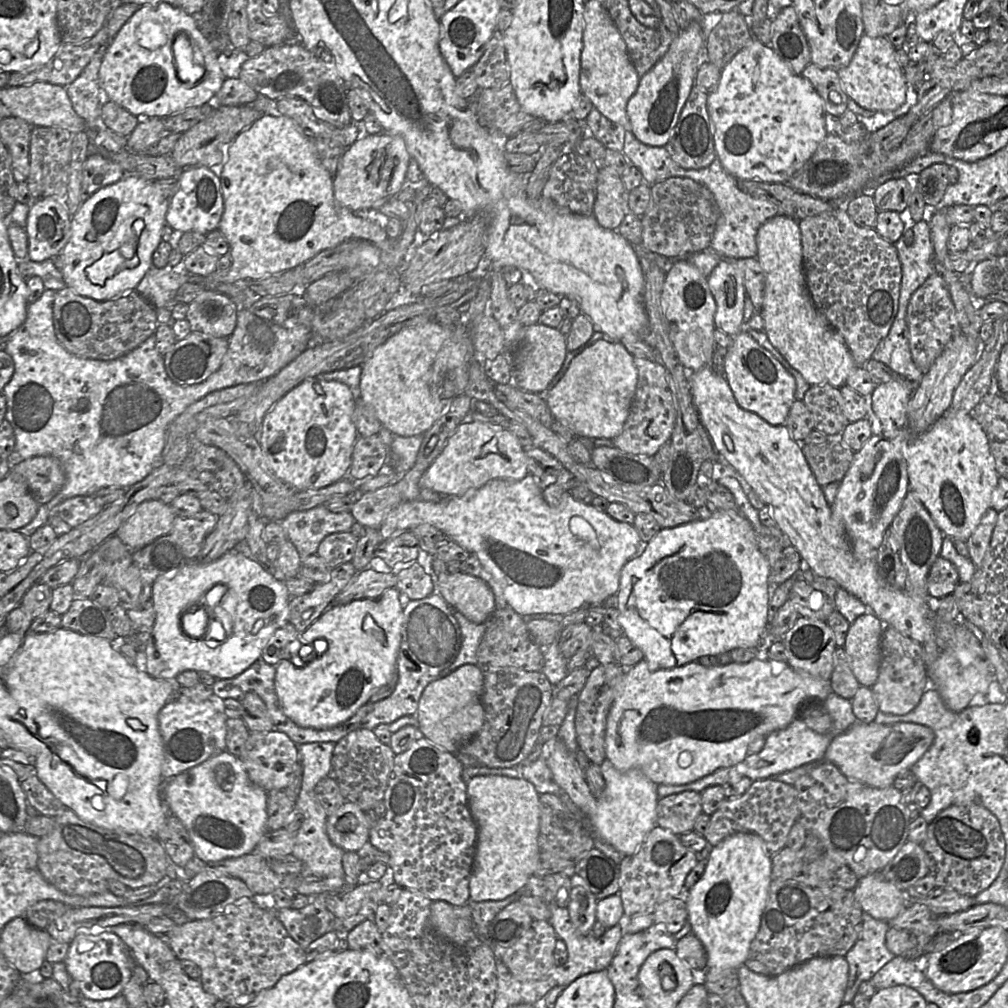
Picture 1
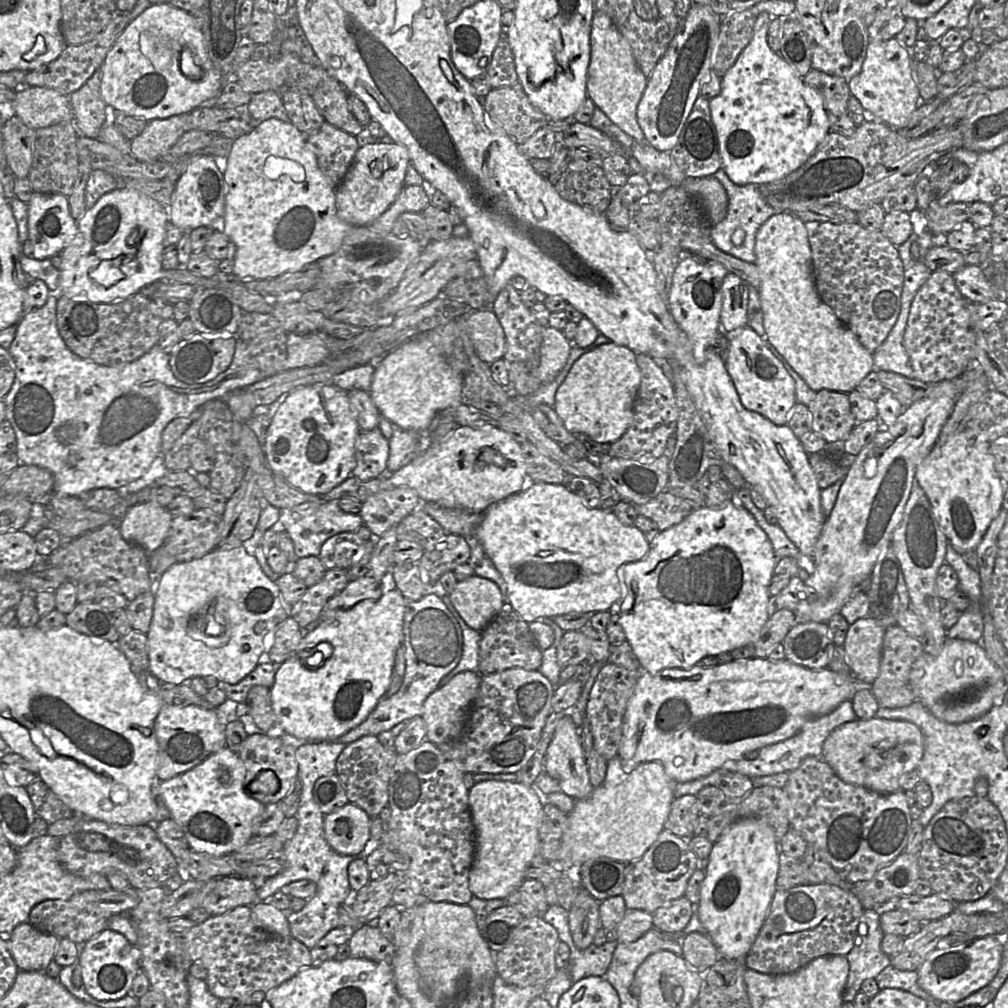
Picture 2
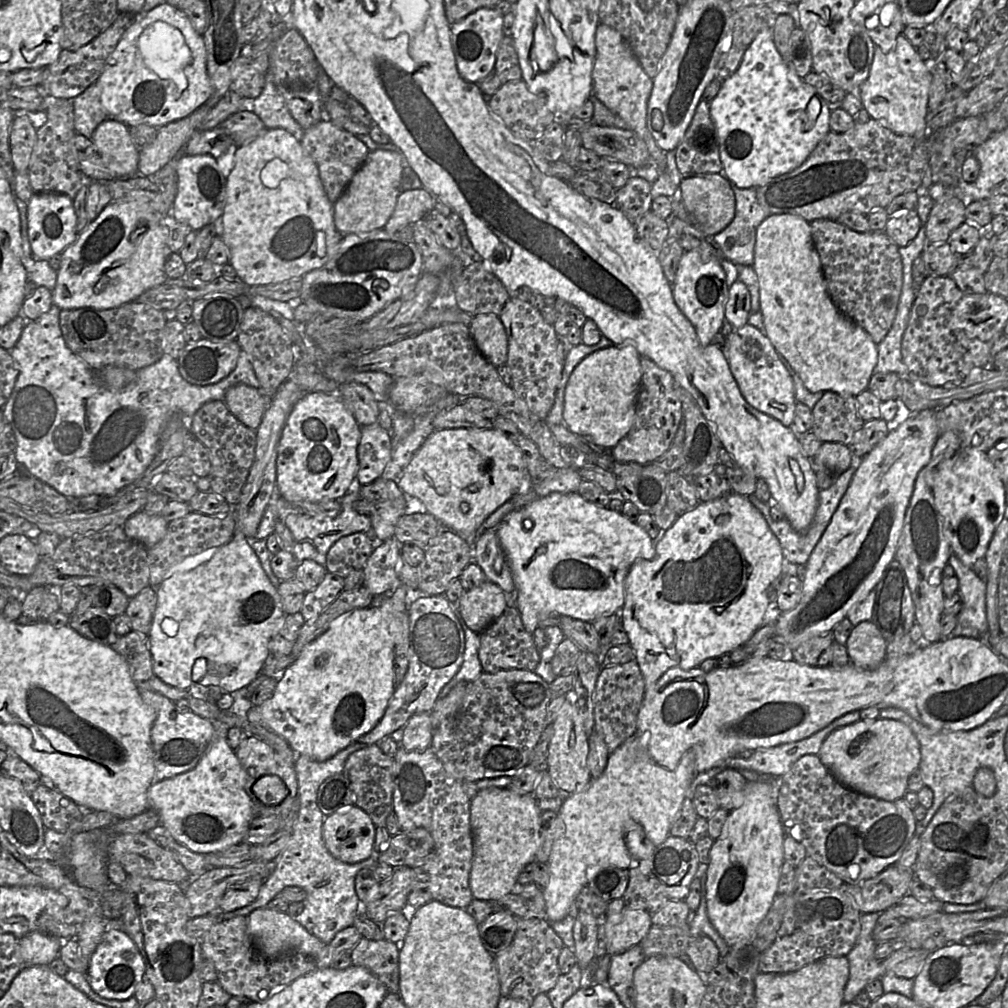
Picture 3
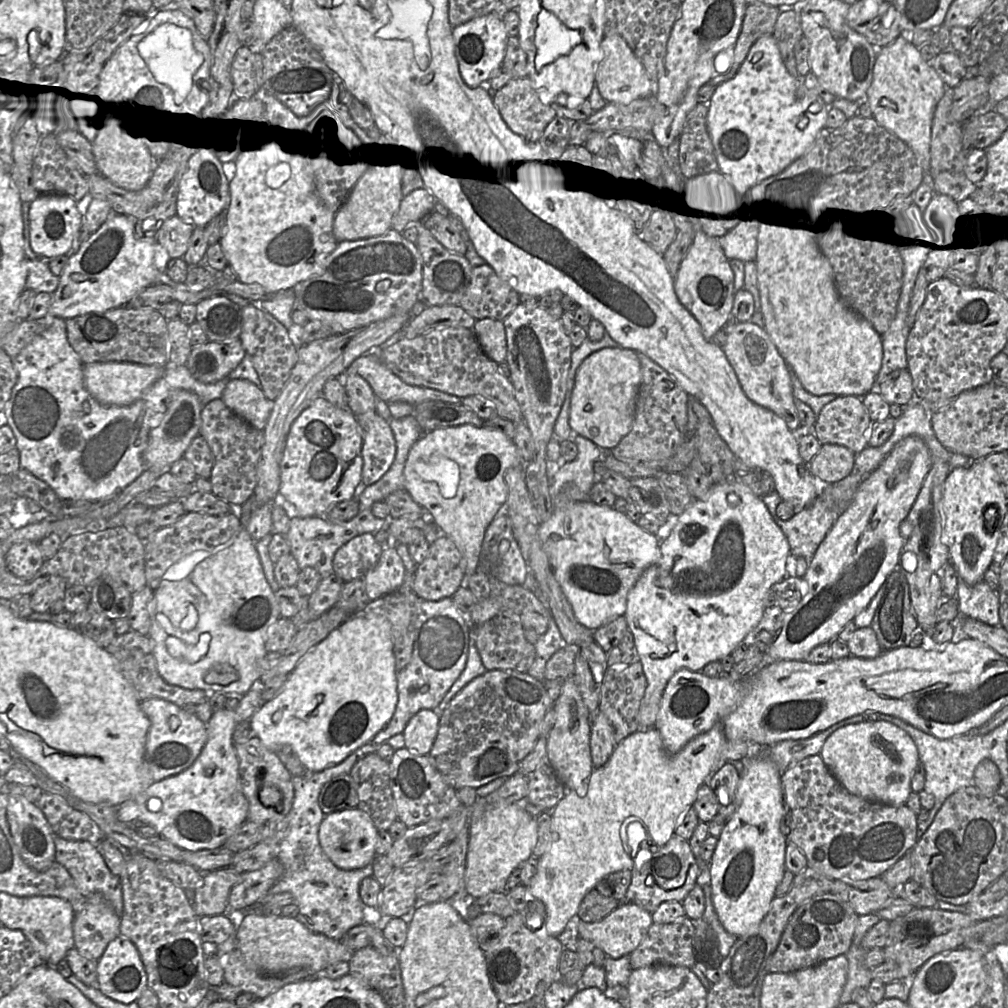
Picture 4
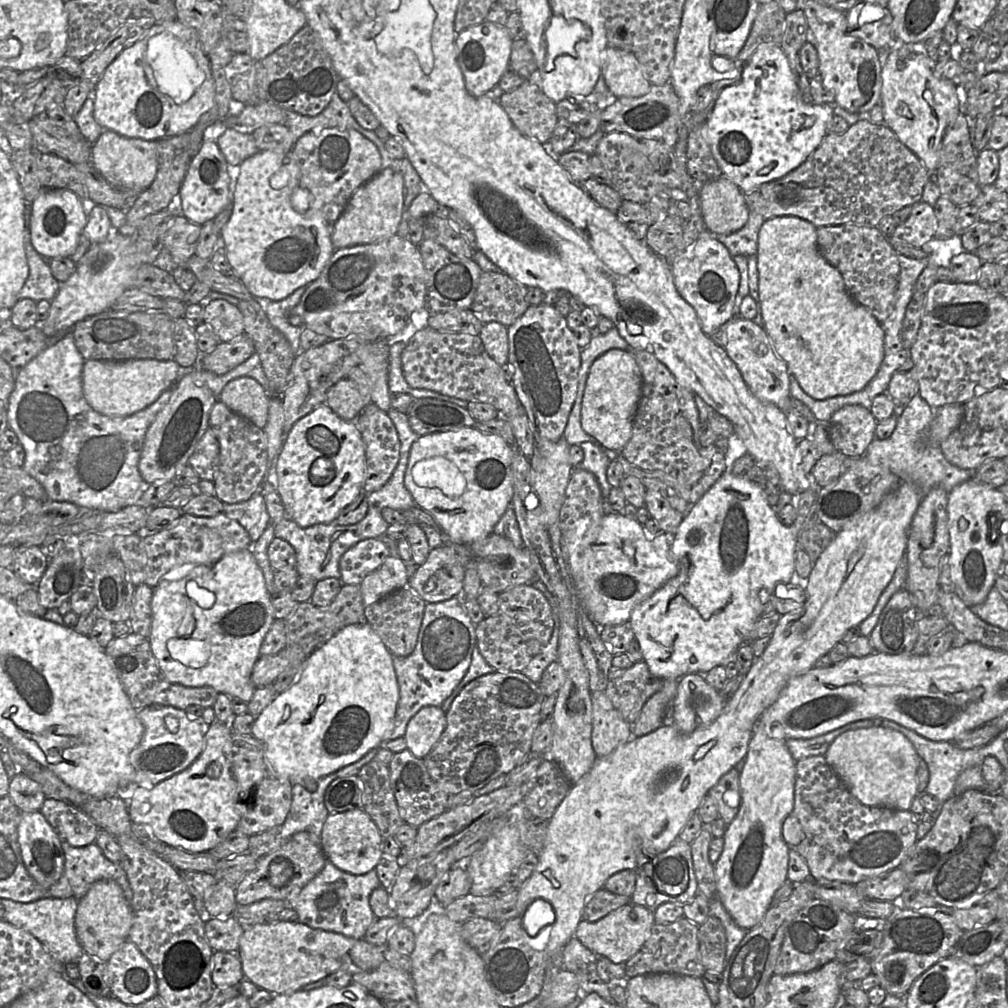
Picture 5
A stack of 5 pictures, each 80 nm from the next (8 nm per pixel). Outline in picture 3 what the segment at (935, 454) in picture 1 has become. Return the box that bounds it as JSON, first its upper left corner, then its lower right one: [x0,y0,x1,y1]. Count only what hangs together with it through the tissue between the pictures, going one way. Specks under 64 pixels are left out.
[931,447,1006,568]

